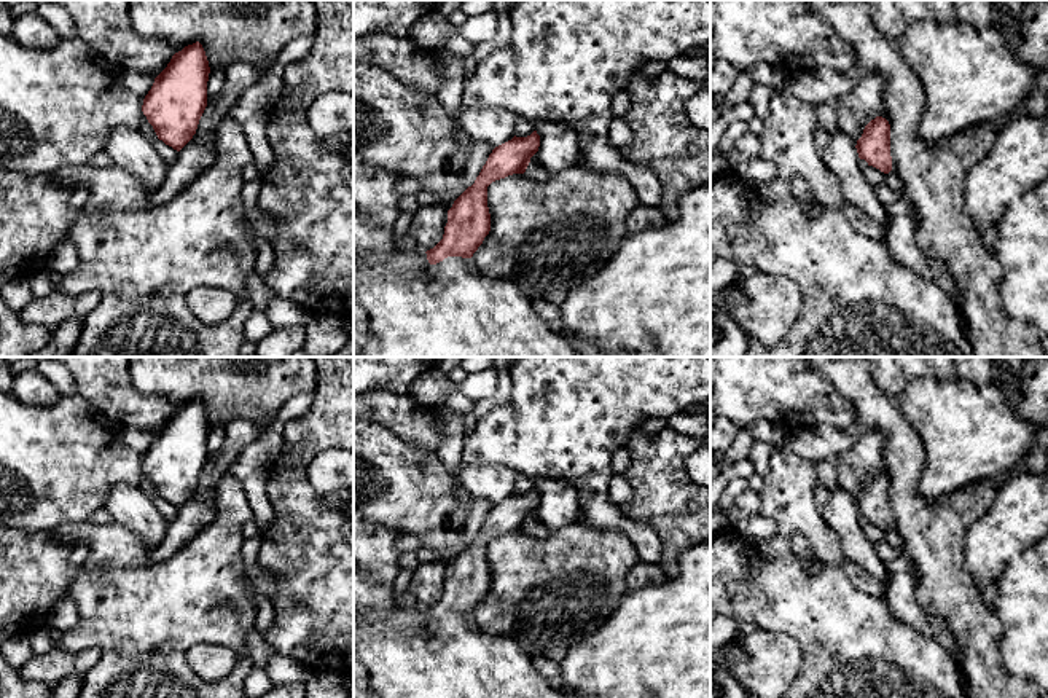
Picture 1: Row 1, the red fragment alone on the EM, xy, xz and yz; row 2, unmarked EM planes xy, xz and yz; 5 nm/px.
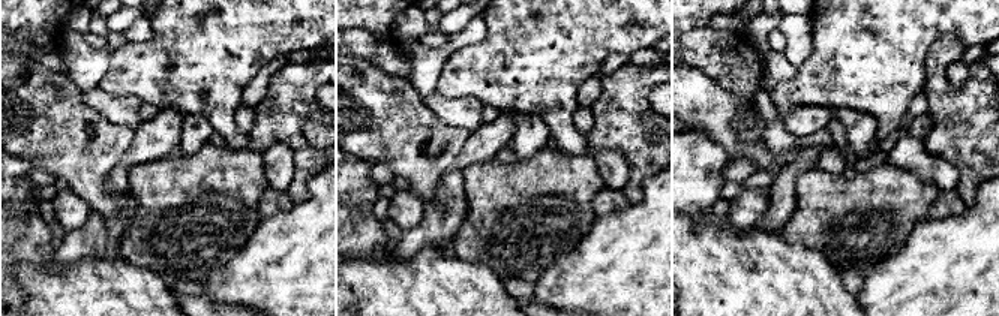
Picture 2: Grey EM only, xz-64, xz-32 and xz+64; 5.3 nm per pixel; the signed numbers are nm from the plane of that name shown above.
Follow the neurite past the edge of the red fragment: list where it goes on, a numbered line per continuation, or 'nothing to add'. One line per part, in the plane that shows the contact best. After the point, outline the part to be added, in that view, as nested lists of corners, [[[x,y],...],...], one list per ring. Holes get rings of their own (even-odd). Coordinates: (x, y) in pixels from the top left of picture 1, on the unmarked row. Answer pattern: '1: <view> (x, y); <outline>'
nothing to add

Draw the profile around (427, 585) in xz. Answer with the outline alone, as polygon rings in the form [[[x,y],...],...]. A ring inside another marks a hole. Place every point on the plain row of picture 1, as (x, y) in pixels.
[[[440,561],[420,563],[413,571],[409,591],[427,609],[443,596],[446,580],[448,580],[448,566],[444,566]]]

